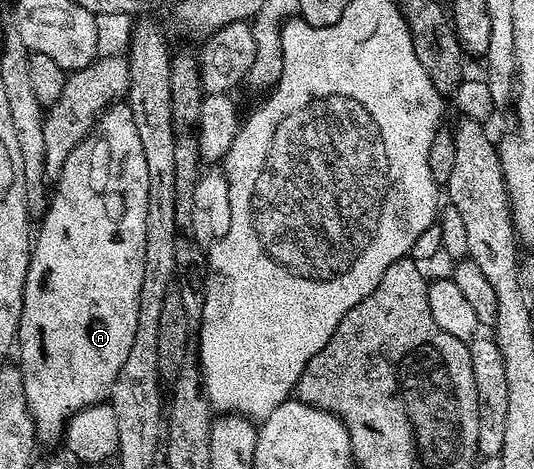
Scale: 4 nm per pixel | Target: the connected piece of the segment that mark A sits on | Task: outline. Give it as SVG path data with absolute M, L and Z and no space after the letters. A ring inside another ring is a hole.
M118 101L105 108L84 143L71 149L71 157L63 165L60 175L56 176L57 188L52 188L45 214L40 220L41 228L36 228L35 238L31 243L27 277L23 289L23 309L17 330L16 350L21 350L21 384L27 397L27 409L33 414L33 429L38 440L62 438L65 424L76 411L87 409L96 403L104 403L112 396L115 377L119 377L119 369L123 369L123 361L127 361L127 353L131 349L131 341L135 341L135 325L139 321L139 289L143 285L143 249L147 249L147 157L143 153L143 144L139 141L139 129L135 129L135 121L131 117L128 106Z

